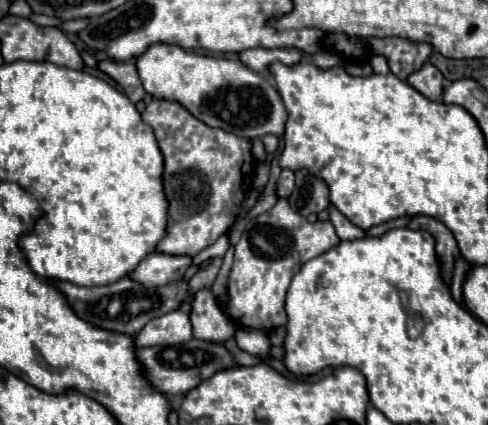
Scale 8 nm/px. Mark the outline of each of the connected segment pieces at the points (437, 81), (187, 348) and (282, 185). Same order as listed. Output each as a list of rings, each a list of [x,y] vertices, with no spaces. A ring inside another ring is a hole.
[[[425,63],[419,71],[411,73],[407,83],[411,87],[415,87],[419,93],[423,93],[427,99],[431,101],[439,101],[443,95],[443,87],[445,87],[445,77],[441,75],[441,71],[437,67],[433,67],[431,63]]]
[[[191,339],[189,343],[171,345],[171,347],[169,345],[159,345],[159,347],[137,349],[137,359],[141,361],[149,381],[153,383],[153,387],[167,393],[167,395],[173,395],[173,397],[185,397],[201,381],[213,377],[213,373],[237,367],[233,355],[229,353],[229,349],[225,345],[199,341],[199,339]]]
[[[283,169],[279,181],[277,181],[277,195],[279,197],[289,197],[293,193],[293,185],[295,185],[295,175],[291,169]]]

